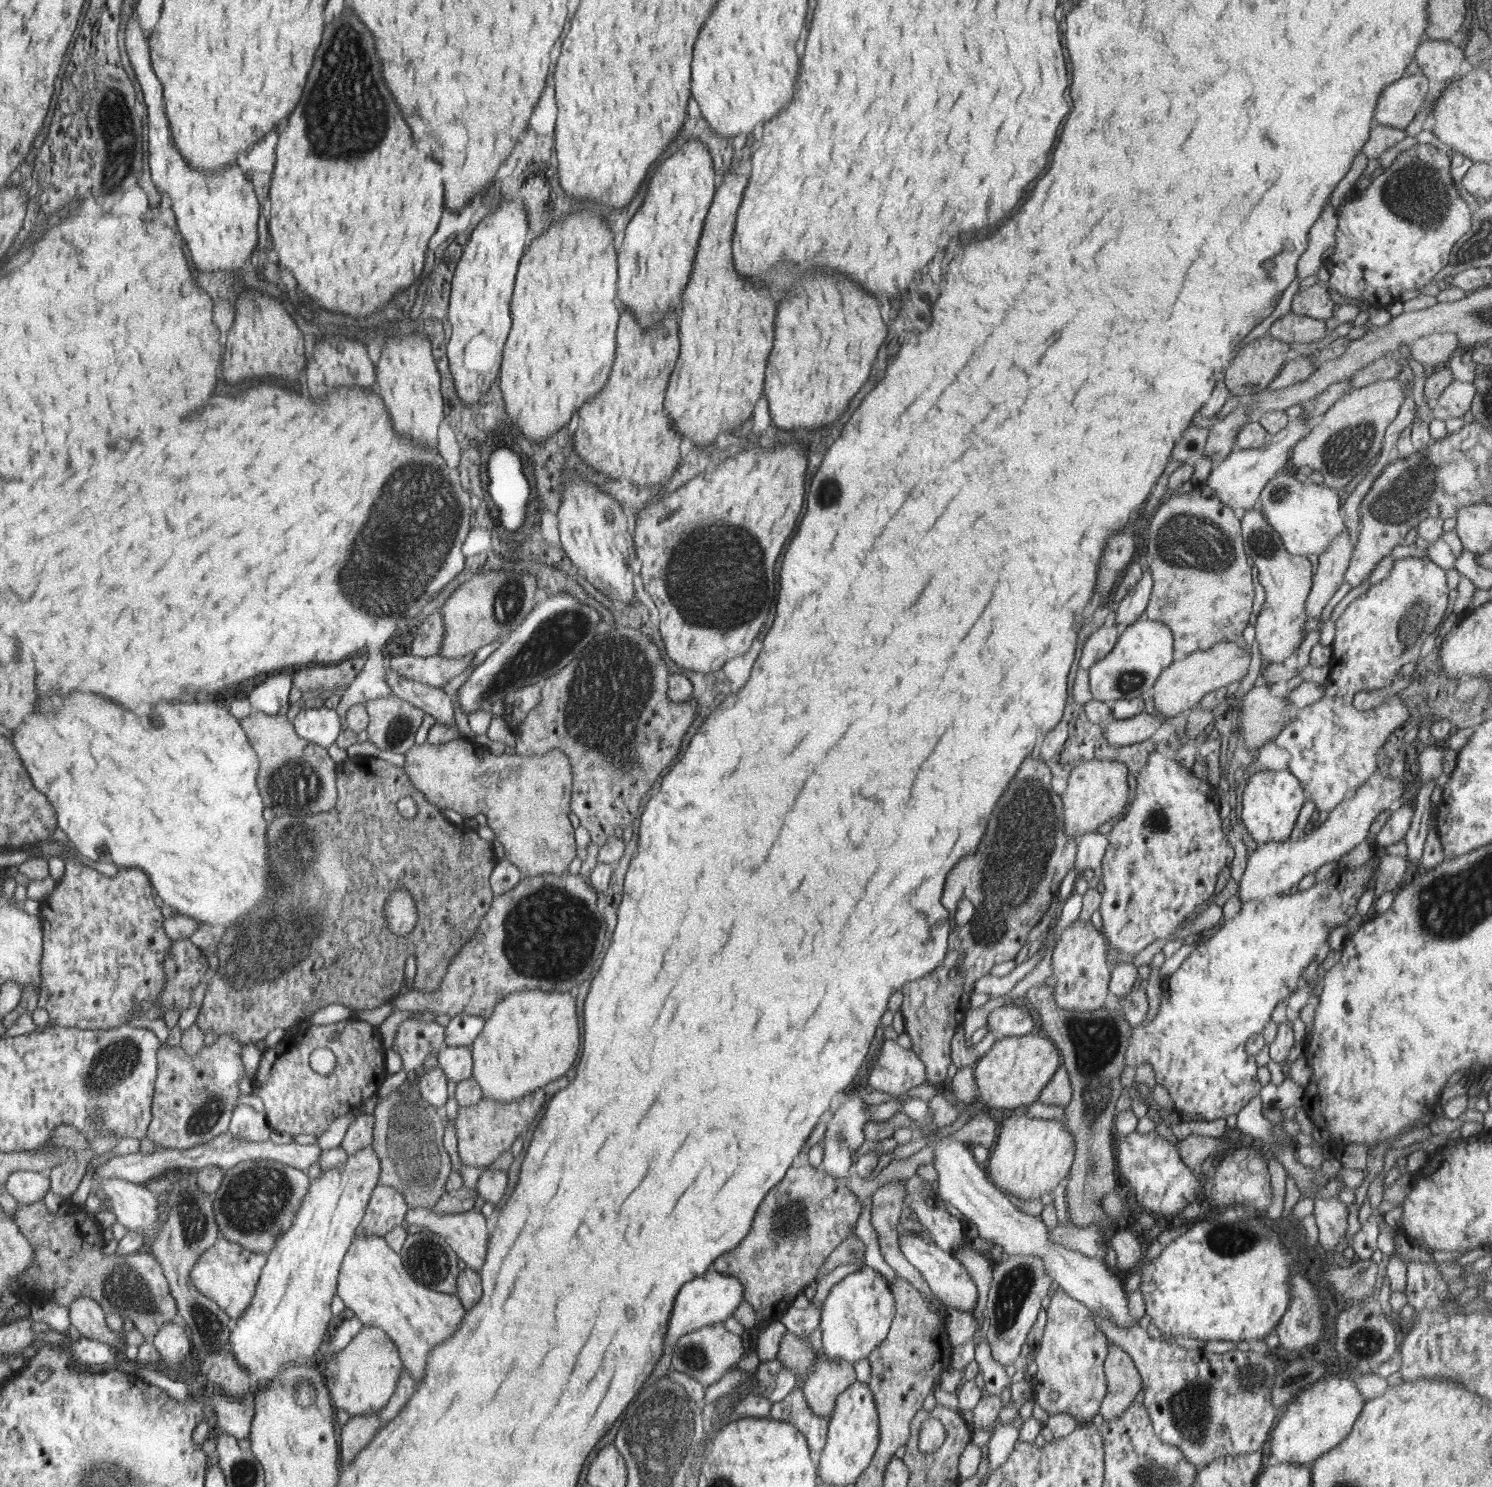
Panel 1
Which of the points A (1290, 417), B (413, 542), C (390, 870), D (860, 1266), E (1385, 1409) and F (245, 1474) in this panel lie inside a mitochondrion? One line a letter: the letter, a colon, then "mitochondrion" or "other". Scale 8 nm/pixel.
A: other
B: mitochondrion
C: other
D: other
E: other
F: mitochondrion

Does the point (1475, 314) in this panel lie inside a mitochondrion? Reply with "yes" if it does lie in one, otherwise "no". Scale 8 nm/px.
yes

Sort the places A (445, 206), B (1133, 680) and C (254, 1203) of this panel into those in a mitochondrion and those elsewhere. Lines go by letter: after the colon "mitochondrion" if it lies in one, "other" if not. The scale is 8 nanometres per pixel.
A: other
B: mitochondrion
C: mitochondrion

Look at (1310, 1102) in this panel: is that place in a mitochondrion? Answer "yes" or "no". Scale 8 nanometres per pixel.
no

